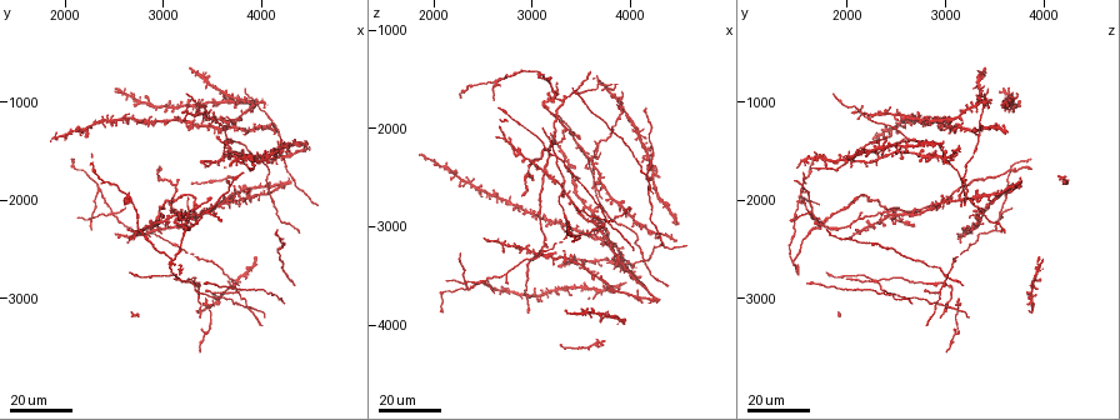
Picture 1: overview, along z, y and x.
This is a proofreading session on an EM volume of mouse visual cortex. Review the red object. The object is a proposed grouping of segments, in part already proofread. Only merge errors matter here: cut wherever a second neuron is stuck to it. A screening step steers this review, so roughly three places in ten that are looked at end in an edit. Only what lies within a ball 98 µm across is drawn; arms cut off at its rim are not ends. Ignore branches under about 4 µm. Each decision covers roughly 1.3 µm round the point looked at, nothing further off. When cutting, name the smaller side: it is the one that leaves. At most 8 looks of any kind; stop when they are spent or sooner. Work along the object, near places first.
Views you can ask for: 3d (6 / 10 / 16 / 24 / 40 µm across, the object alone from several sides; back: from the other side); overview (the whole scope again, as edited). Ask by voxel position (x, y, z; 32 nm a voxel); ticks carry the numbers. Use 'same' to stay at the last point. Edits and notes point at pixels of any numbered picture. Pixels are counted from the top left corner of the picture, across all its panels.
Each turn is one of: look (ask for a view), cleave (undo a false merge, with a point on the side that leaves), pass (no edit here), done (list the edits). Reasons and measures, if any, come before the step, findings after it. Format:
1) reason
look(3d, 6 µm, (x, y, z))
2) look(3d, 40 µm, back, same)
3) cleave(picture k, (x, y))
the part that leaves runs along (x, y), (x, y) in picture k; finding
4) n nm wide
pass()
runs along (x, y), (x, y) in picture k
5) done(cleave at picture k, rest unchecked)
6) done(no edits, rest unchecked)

four-way junction
look(3d, 16 µm, (2500, 2140, 3580))

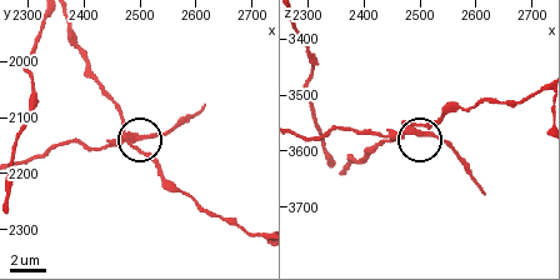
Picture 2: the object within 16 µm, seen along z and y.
look(3d, 10 µm, (2480, 2135, 3565))

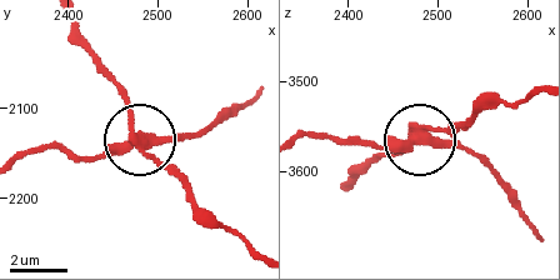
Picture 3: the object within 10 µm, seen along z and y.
340 nm wide
cleave(picture 3, (179, 136))
the part that leaves runs along (135, 143), (95, 156), (23, 149) in picture 3; two neurons meet here

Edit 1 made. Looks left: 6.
three-way junction
look(3d, 24 µm, (2340, 1880, 3620))

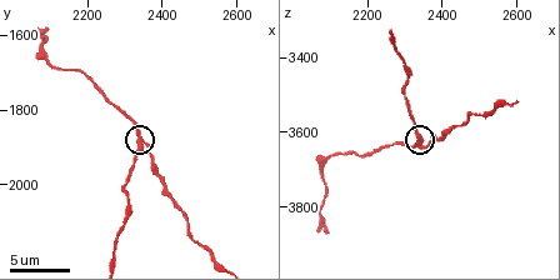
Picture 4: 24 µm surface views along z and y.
look(3d, 6 µm, (2330, 1890, 3620))

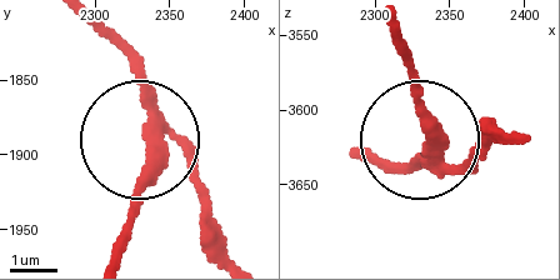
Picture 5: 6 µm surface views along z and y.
3 arms
cleave(picture 5, (149, 173))
the part that leaves runs along (158, 120), (118, 259) in picture 5; a second neuron is stuck on

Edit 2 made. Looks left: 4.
three arms meet
look(3d, 24 µm, (2940, 2340, 3240))

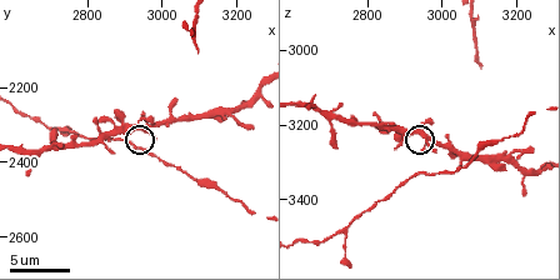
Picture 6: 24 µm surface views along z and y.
closer look
look(3d, 6 µm, (2960, 2310, 3250))

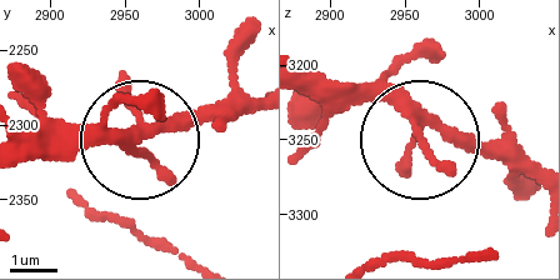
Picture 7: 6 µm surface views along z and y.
210 nm wide
pass()
one neuron here

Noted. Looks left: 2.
four-way junction
look(3d, 16 µm, (3620, 1340, 2580))

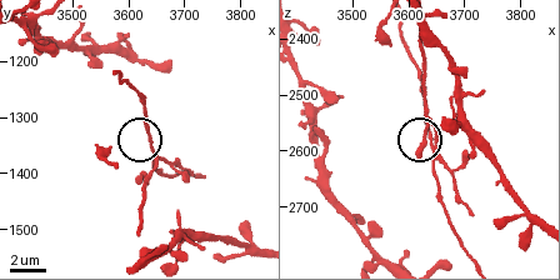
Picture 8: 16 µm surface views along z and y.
look(3d, 10 µm, (3645, 1365, 2605))

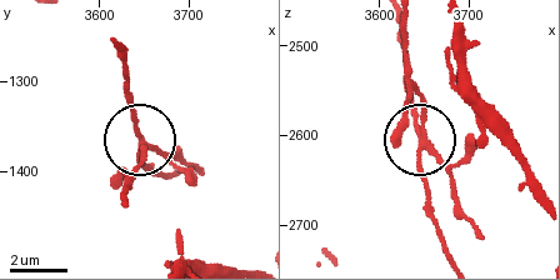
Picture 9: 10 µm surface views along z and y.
180 nm wide
cleave(picture 9, (118, 178))
two neurons meet here

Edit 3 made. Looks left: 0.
done(cleave at picture 3, cleave at picture 5, cleave at picture 9, rest unchecked)

